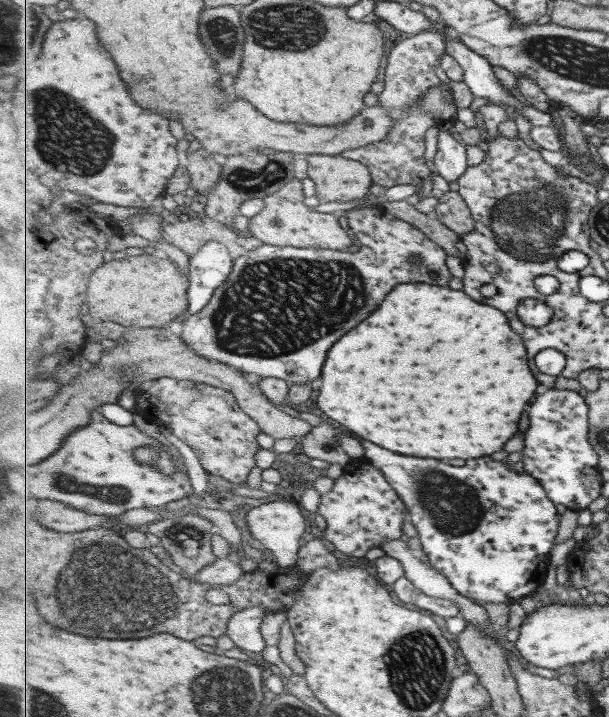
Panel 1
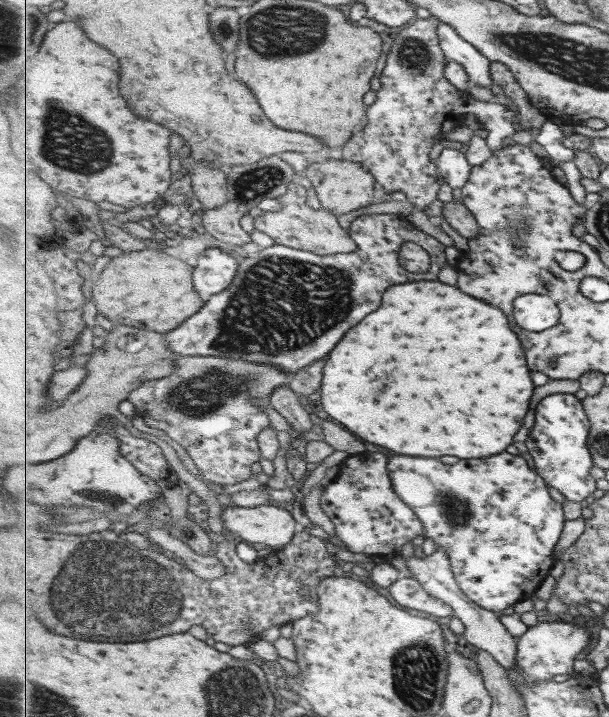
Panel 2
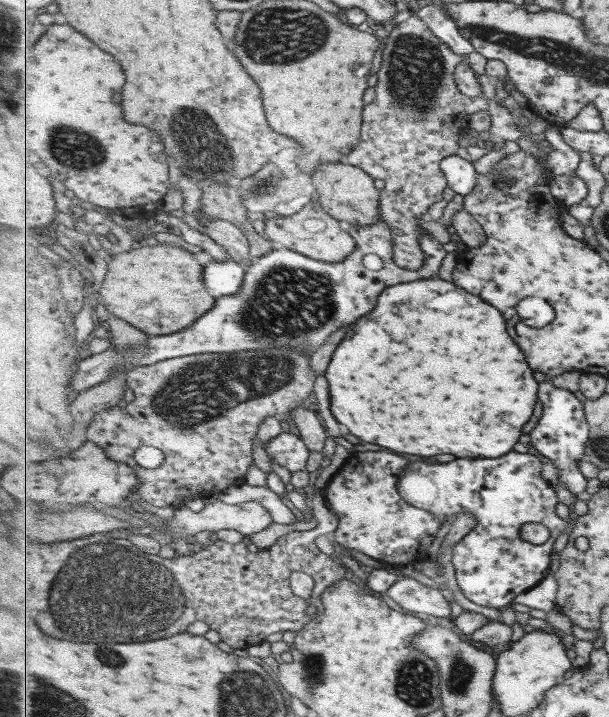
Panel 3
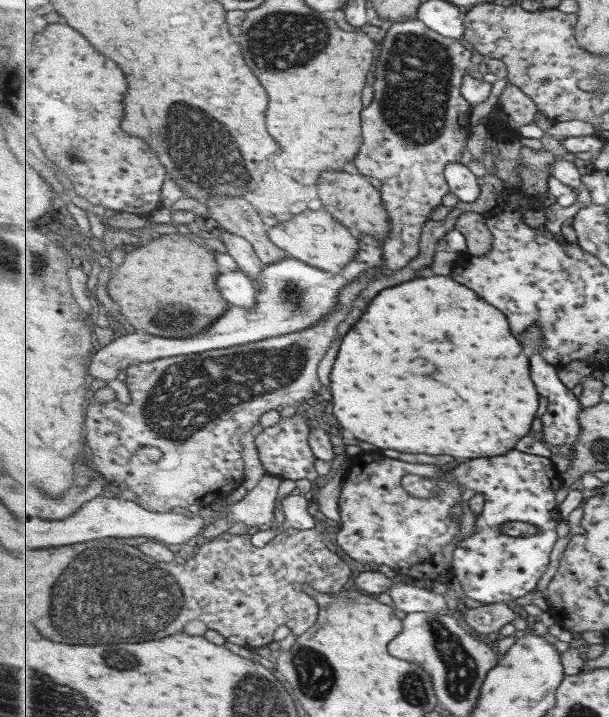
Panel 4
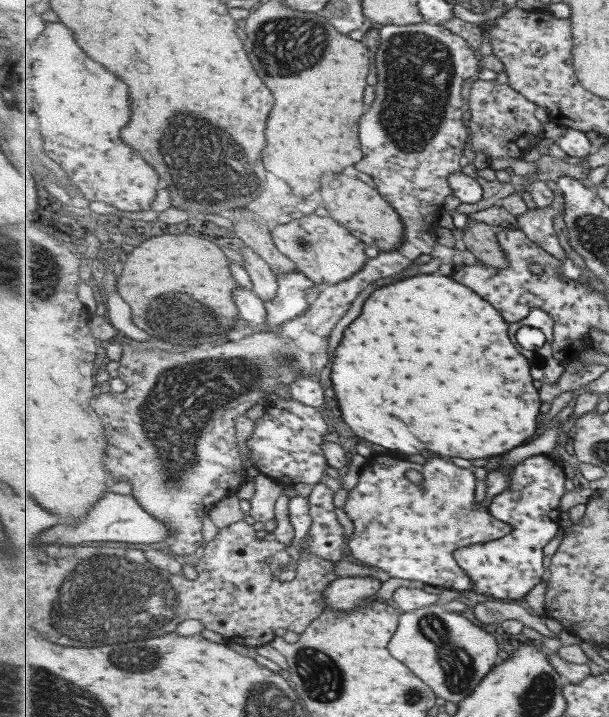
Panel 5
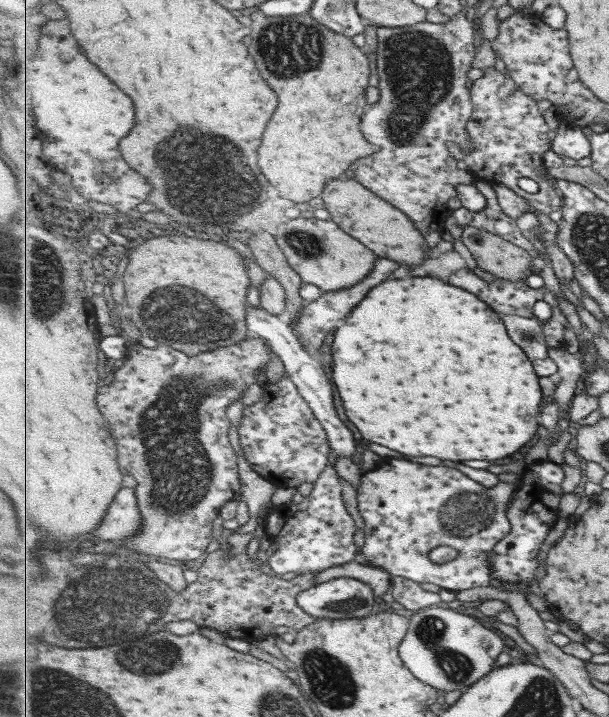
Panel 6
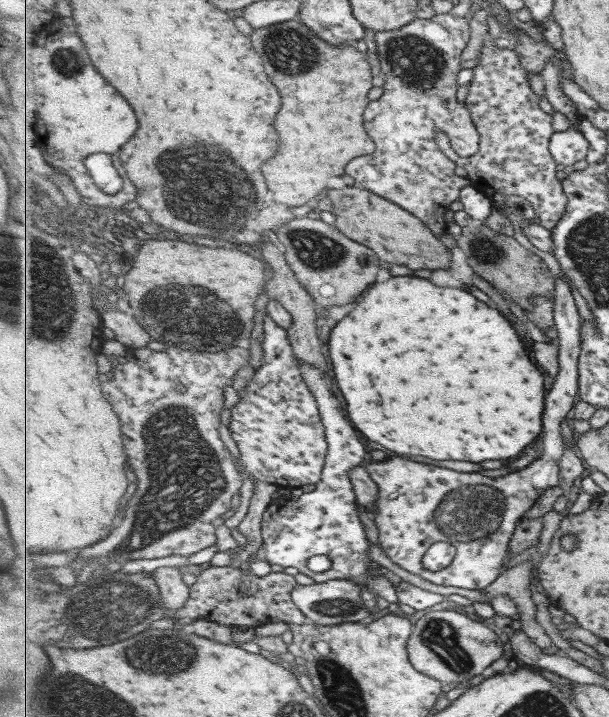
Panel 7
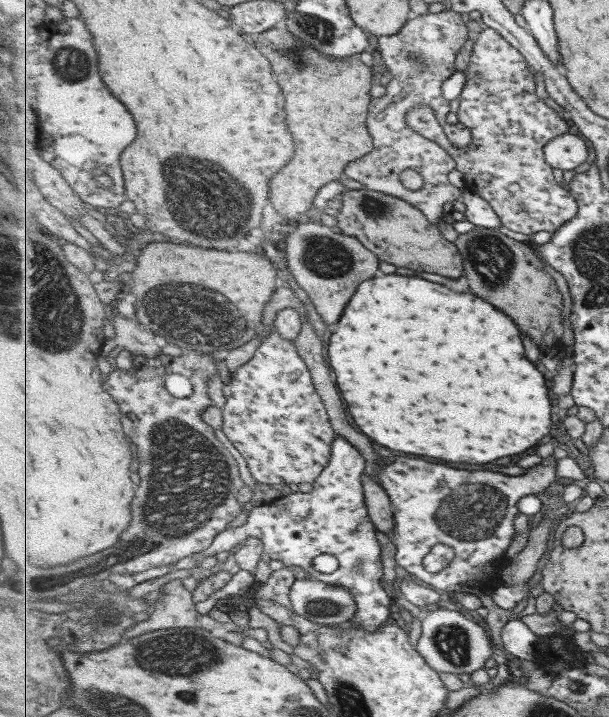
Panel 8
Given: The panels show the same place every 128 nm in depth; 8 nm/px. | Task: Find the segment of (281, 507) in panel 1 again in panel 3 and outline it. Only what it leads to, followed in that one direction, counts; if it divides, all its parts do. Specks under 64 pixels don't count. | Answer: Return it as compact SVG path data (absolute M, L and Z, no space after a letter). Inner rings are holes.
M215 501L215 503L209 503L201 511L193 512L189 508L182 506L181 508L176 508L174 516L168 521L169 525L161 527L163 530L166 530L165 537L171 536L175 540L185 540L185 538L195 537L199 532L203 531L212 531L217 532L221 531L230 531L236 530L239 533L243 534L246 538L250 534L257 534L265 528L269 528L271 524L276 520L261 504L259 501L247 501L241 504L227 504L223 501Z

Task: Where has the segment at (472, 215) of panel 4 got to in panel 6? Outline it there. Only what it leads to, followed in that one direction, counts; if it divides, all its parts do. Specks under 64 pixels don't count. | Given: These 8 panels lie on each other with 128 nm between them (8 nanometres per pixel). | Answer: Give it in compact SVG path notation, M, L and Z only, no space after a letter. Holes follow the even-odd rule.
M473 226L465 228L461 238L477 258L479 268L496 278L517 282L535 274L531 266L538 264L537 259L513 241L503 240L497 234Z

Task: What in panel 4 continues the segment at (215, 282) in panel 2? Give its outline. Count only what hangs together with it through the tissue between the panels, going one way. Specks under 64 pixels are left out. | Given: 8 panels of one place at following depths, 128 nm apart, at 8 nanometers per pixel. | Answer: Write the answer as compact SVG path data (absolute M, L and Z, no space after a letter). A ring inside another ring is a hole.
M240 269L223 270L218 278L218 287L229 304L243 308L257 306L257 288L254 281Z

